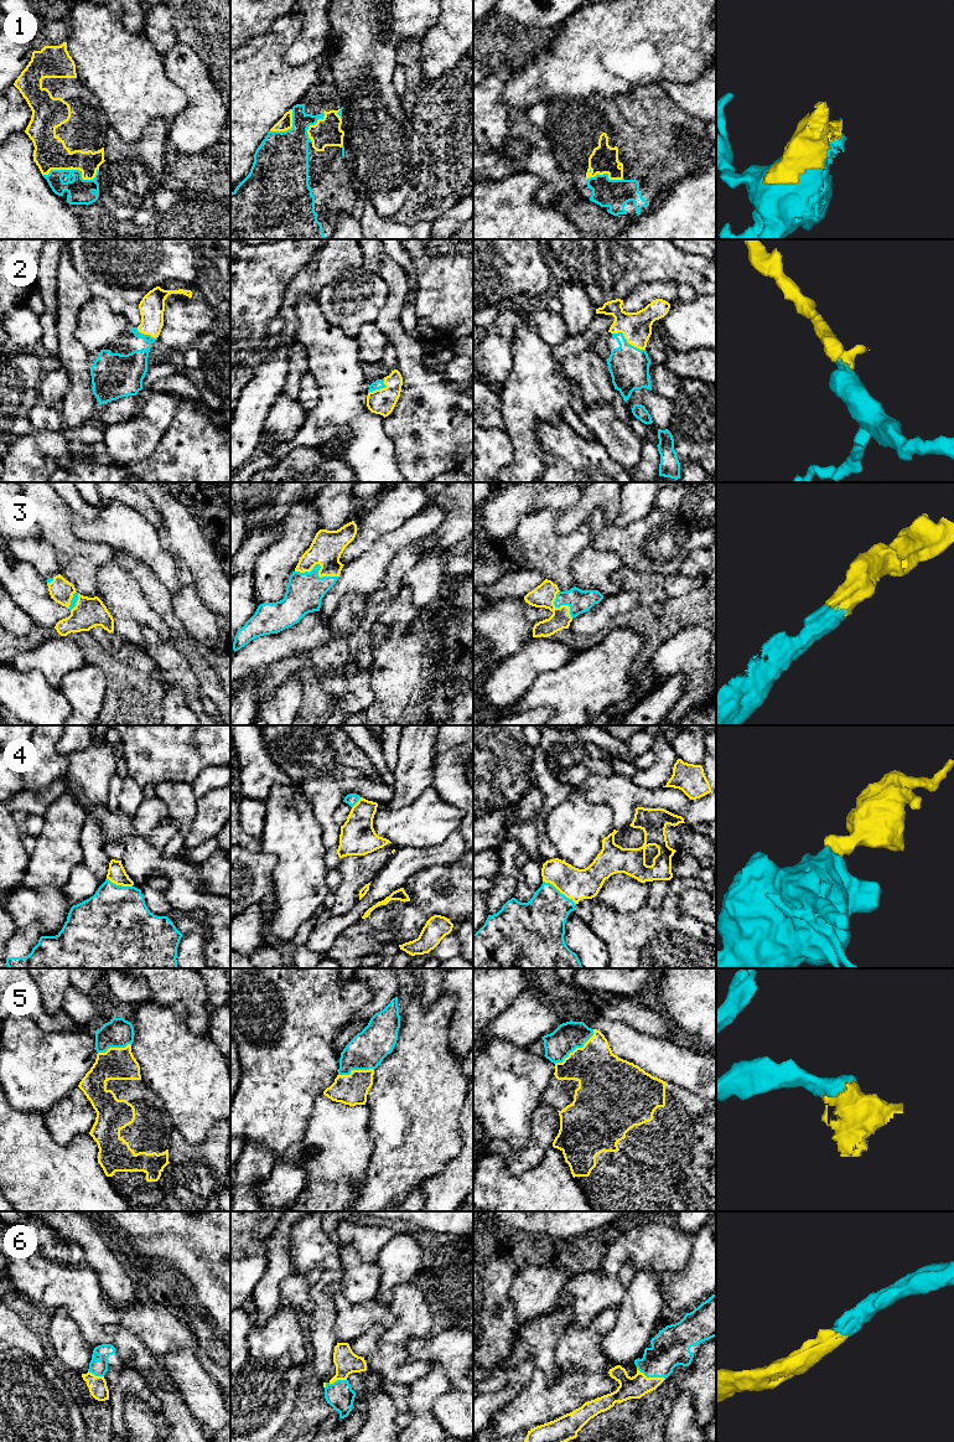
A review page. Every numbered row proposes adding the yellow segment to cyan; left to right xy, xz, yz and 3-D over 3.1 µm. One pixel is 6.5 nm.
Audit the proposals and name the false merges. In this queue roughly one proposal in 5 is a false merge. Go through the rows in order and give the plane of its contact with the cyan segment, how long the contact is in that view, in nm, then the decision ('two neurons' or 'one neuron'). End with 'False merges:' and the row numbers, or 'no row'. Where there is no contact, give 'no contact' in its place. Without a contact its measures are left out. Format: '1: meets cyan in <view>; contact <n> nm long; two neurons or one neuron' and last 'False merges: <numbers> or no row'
1: meets cyan in xy; contact 380 nm long; one neuron
2: meets cyan in yz; contact 240 nm long; one neuron
3: meets cyan in xz; contact 280 nm long; one neuron
4: meets cyan in yz; contact 220 nm long; one neuron
5: meets cyan in yz; contact 340 nm long; one neuron
6: meets cyan in yz; contact 200 nm long; one neuron
False merges: no row

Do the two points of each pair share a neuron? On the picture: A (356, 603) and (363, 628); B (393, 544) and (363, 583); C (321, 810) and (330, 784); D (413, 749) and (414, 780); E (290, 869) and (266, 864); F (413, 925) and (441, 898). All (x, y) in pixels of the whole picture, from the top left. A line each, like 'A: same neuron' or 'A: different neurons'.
A: same neuron
B: same neuron
C: same neuron
D: same neuron
E: different neurons
F: same neuron

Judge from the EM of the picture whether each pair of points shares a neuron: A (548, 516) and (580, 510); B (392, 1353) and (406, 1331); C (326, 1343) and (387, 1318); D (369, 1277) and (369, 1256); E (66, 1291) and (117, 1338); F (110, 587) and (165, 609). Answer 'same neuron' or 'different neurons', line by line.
A: different neurons
B: different neurons
C: different neurons
D: different neurons
E: same neuron
F: different neurons

